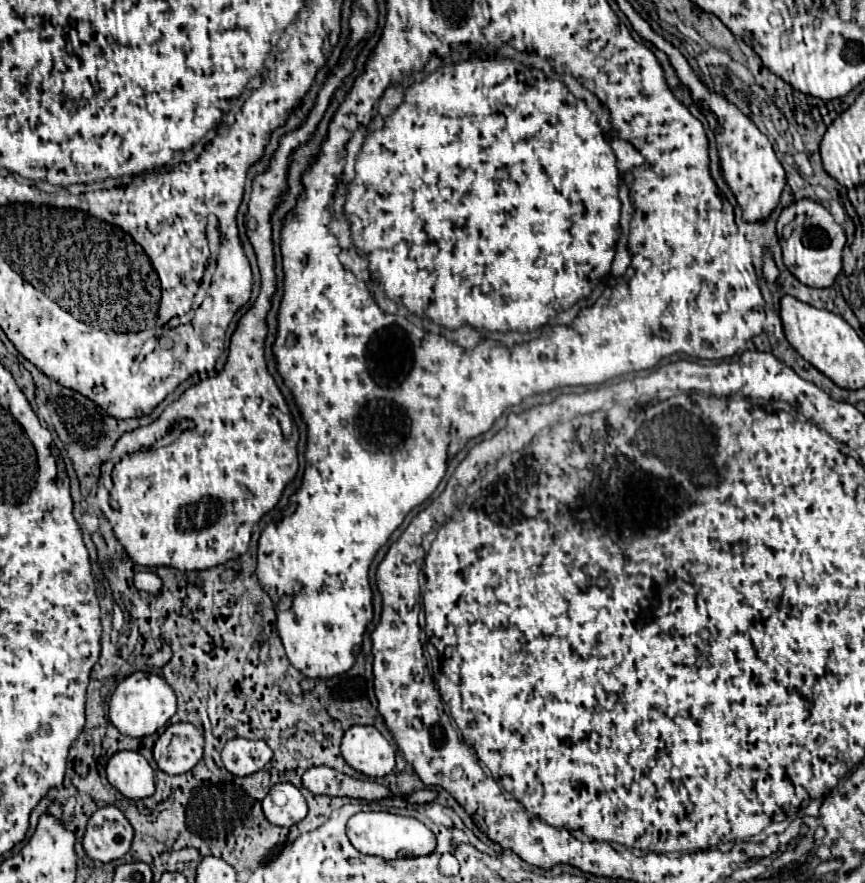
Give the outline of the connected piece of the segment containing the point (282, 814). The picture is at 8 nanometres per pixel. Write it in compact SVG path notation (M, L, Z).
M278 783L262 801L266 819L278 827L292 827L306 817L306 801L292 783Z

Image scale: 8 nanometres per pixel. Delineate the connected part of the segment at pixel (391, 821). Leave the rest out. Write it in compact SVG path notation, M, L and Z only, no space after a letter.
M386 811L378 813L356 813L348 821L348 839L364 855L376 855L382 859L400 859L400 857L418 857L430 855L436 847L434 833L412 817L392 815Z

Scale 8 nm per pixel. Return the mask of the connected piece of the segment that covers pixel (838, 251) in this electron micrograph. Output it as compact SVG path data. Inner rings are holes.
M810 199L796 201L782 211L776 231L782 245L784 265L800 283L808 287L830 287L834 283L842 269L842 249L846 245L846 235L828 209Z

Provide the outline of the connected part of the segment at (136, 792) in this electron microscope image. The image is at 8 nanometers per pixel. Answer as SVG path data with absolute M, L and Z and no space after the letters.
M118 751L108 759L106 777L128 799L154 795L154 769L136 751Z

